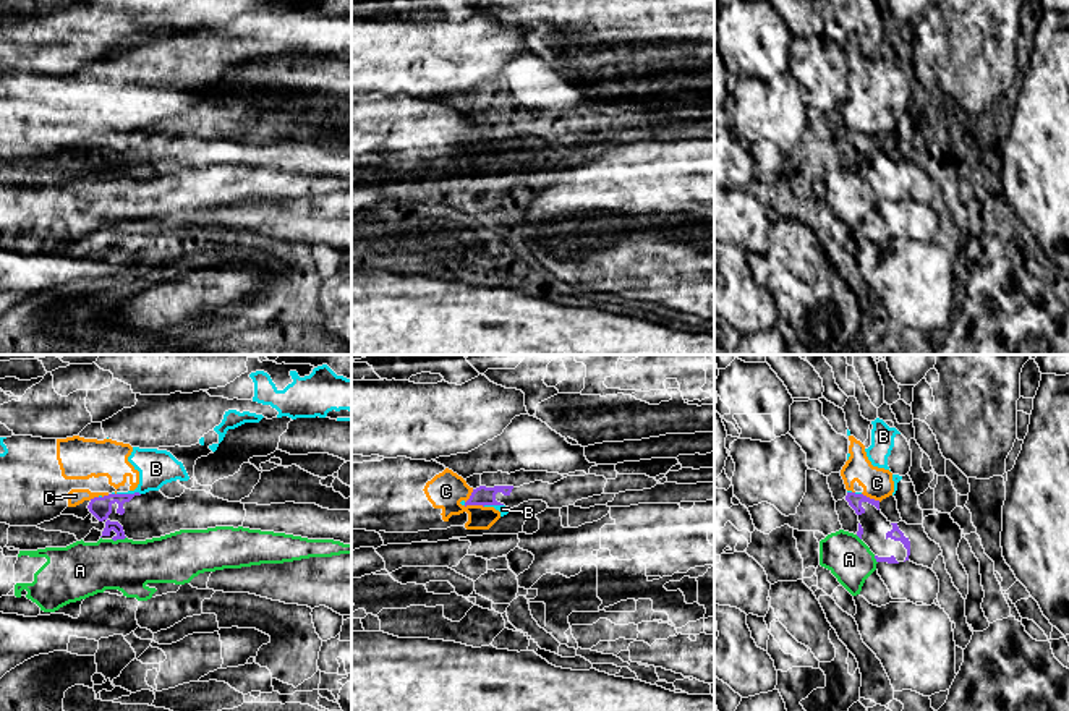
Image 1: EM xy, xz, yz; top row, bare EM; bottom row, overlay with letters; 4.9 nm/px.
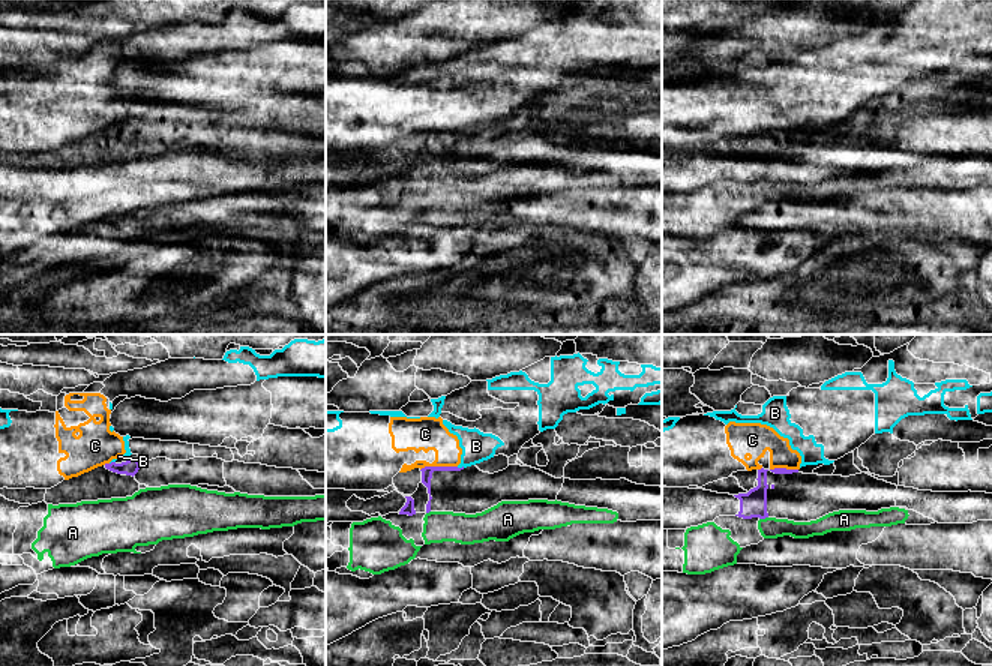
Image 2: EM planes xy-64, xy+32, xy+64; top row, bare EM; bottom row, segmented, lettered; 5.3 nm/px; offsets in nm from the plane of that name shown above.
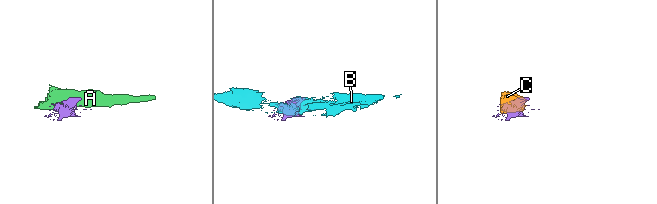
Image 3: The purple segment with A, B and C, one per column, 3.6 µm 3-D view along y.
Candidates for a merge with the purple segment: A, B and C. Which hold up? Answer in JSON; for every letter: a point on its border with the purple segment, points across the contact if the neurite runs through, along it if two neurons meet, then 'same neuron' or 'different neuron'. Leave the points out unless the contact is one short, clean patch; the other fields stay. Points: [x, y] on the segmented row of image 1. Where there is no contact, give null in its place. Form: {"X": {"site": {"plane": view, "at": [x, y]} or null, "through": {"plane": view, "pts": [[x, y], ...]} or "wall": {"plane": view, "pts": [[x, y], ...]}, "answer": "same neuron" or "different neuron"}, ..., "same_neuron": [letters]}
{"A": {"site": {"plane": "xy", "at": [119, 538]}, "wall": {"plane": "xy", "pts": [[125, 536], [112, 540]]}, "answer": "different neuron"}, "B": {"site": {"plane": "xy", "at": [128, 494]}, "wall": {"plane": "xy", "pts": [[140, 493], [117, 494]]}, "answer": "different neuron"}, "C": {"site": {"plane": "xz", "at": [468, 504]}, "wall": {"plane": "xz", "pts": [[472, 489], [465, 502], [483, 507]]}, "answer": "different neuron"}, "same_neuron": []}

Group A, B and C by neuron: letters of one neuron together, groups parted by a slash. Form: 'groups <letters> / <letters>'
groups A / B C

